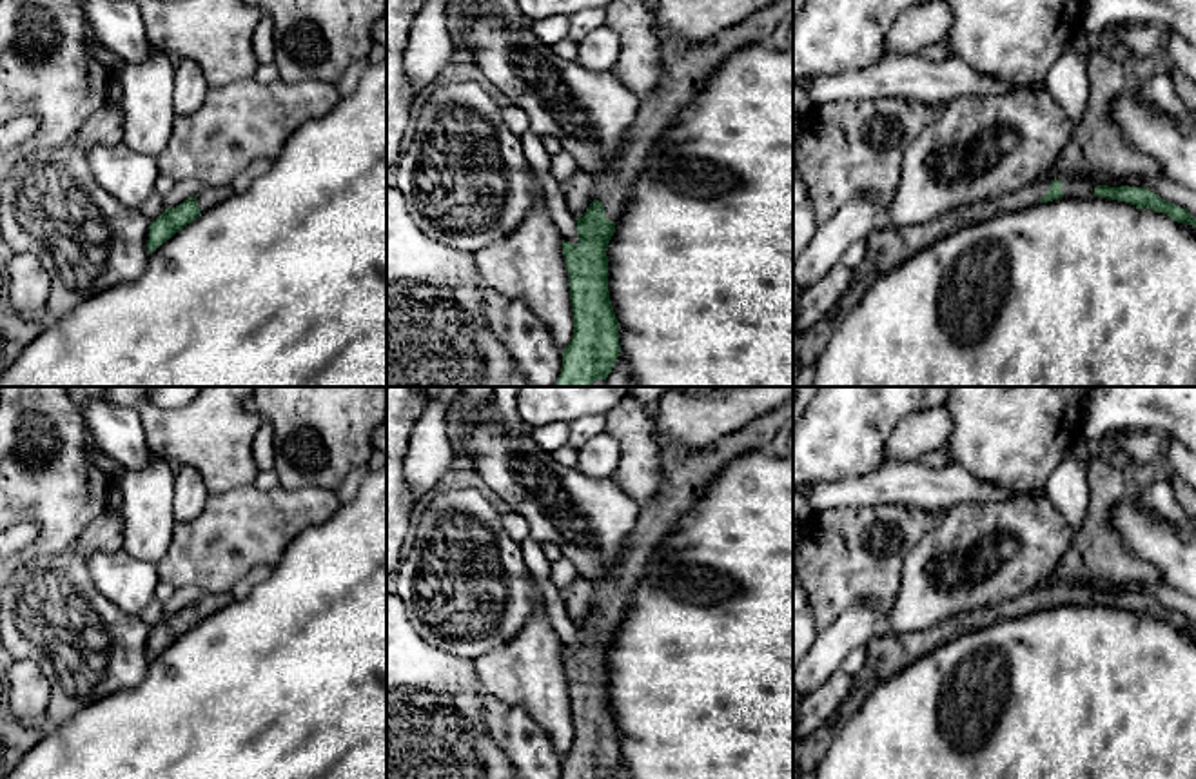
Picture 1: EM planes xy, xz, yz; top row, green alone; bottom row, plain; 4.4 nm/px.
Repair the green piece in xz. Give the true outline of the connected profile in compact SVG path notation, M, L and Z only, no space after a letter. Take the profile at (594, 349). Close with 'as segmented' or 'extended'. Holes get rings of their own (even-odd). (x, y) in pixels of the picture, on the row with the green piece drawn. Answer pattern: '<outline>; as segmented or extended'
M775 0L701 44L688 44L655 22L661 42L659 85L641 98L617 158L599 180L593 180L595 200L583 218L575 218L579 243L563 242L573 336L563 352L563 369L554 387L592 387L595 380L606 381L621 354L621 327L608 291L606 249L632 198L646 154L693 102L719 64L748 45L770 44L788 13L793 13L793 0Z; extended

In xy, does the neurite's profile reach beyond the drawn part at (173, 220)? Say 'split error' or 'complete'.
split error

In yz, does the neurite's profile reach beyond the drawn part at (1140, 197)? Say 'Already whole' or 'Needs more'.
Already whole

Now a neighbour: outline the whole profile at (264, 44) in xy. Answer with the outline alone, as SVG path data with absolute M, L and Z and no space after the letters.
M261 13L261 20L252 35L252 49L260 65L274 62L274 20L267 13Z

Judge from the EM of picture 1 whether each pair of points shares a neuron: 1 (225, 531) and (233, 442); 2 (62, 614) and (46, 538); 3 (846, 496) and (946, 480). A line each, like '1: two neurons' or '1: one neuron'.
1: two neurons
2: two neurons
3: one neuron

